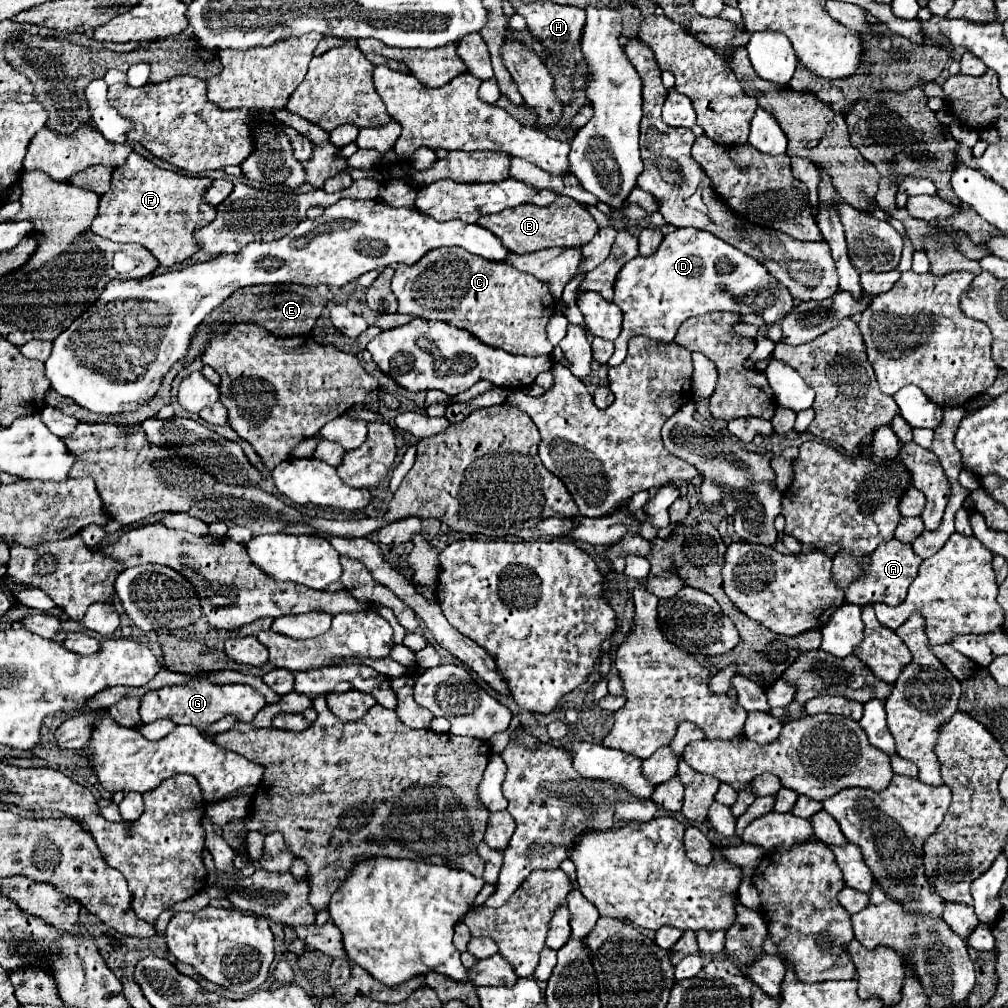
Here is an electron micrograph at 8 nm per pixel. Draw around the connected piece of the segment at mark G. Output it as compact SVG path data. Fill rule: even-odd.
M191 680L179 686L165 686L159 690L149 690L139 706L139 714L143 722L153 722L155 718L171 718L175 724L191 724L199 730L205 730L211 722L221 720L223 716L231 714L239 722L251 724L255 714L265 706L265 698L243 684L211 684L207 680Z

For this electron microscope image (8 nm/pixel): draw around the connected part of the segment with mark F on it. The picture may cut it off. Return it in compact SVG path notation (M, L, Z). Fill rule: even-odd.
M133 152L121 168L113 170L111 188L101 196L99 214L93 220L91 230L113 242L137 242L145 246L161 266L173 266L191 258L199 250L193 230L215 218L215 206L201 198L209 184L211 178L163 170Z

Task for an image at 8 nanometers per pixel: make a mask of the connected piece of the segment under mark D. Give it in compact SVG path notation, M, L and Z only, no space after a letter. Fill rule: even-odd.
M675 228L669 234L665 234L665 238L663 238L661 246L655 250L655 254L651 254L651 256L639 254L639 258L633 258L631 262L627 262L621 268L621 272L617 274L613 302L623 312L623 330L621 330L619 338L615 340L615 352L607 362L609 366L617 366L625 360L627 342L633 336L647 336L657 342L673 342L679 326L687 318L697 316L697 314L707 314L707 312L715 312L715 310L731 310L737 314L753 312L753 314L759 314L765 320L765 324L769 326L769 324L775 324L781 318L785 318L789 314L789 310L793 308L789 290L785 290L785 286L781 286L781 282L777 282L777 278L773 278L765 270L765 266L755 262L755 258L735 250L727 242L719 240L717 236L713 236L705 230L697 230L697 228Z

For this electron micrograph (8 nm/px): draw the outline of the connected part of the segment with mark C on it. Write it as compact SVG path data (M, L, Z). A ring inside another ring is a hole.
M459 246L429 250L421 262L395 268L391 290L399 300L399 314L445 320L509 354L549 356L553 350L545 328L555 314L555 302L547 284L513 270L507 262L489 262Z

